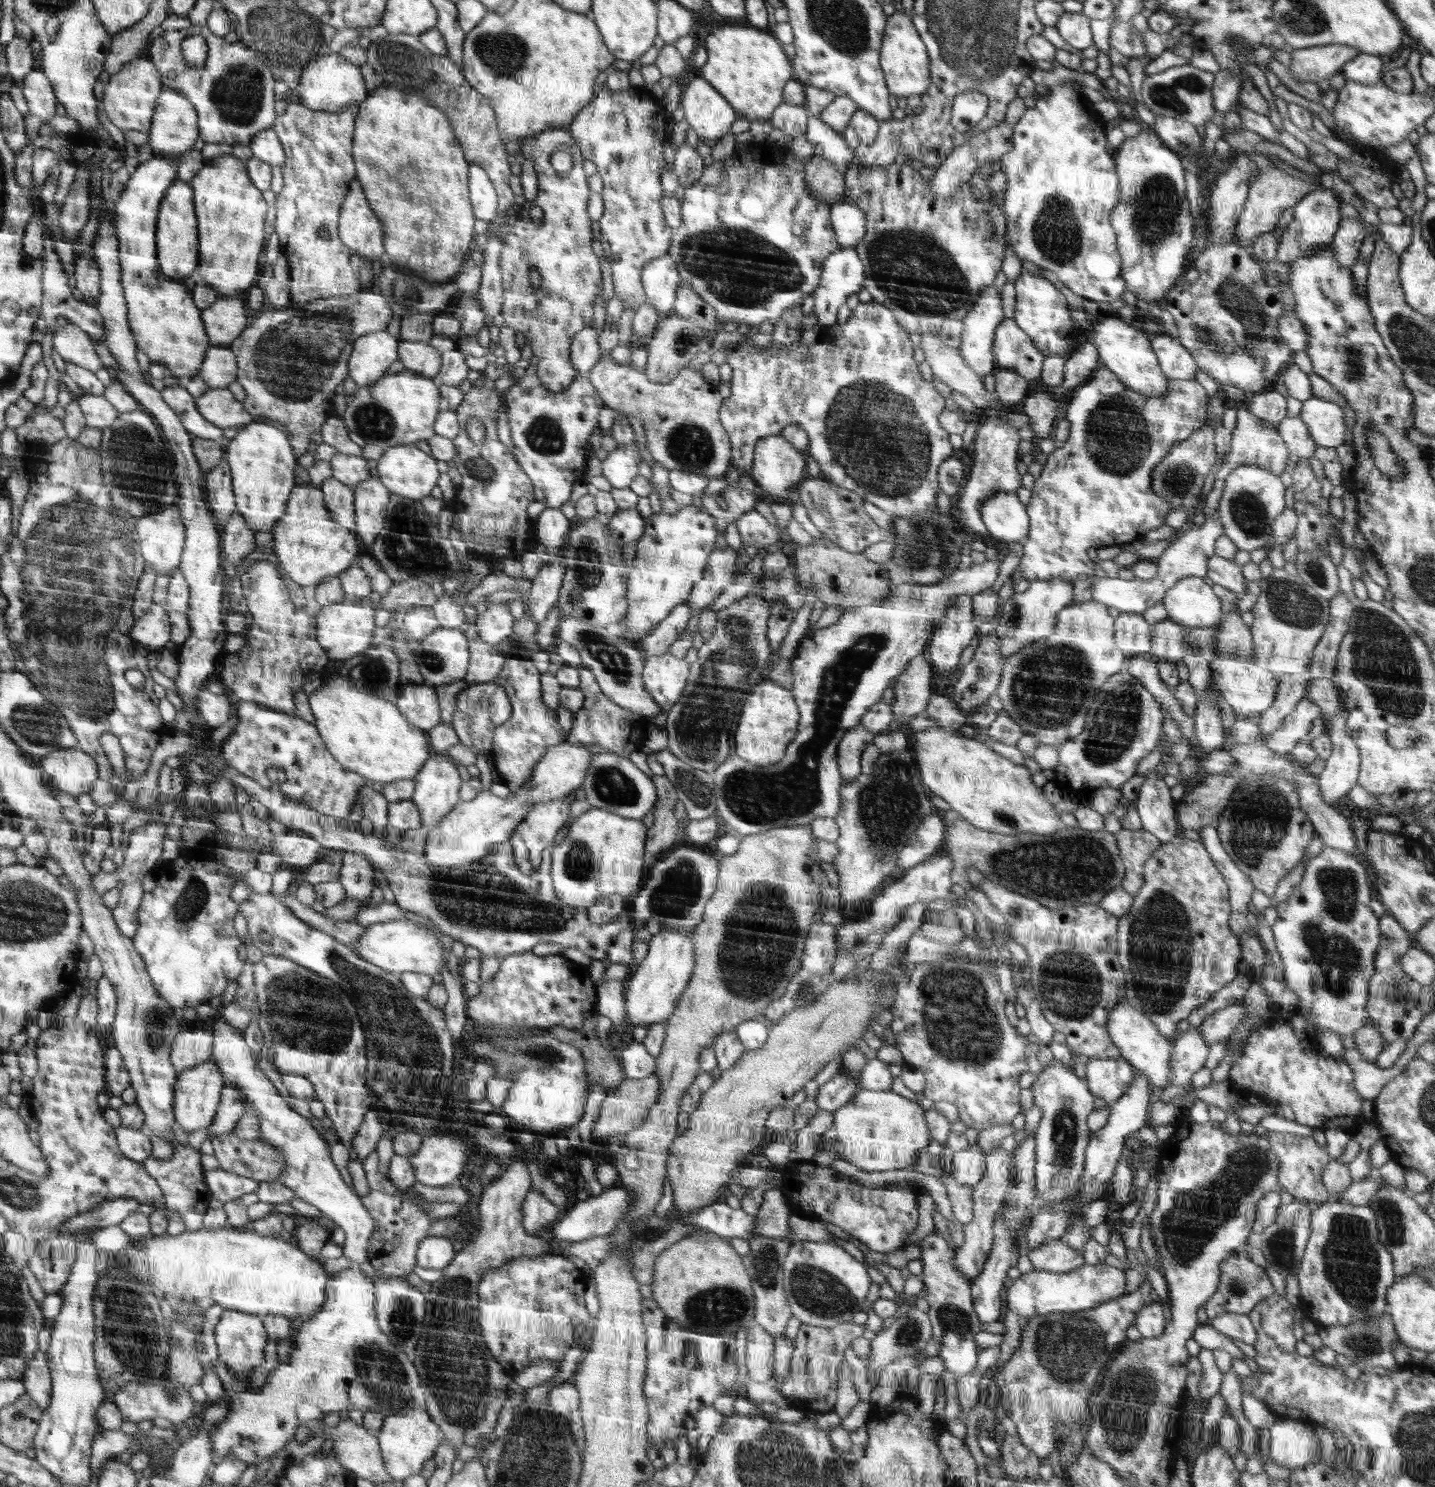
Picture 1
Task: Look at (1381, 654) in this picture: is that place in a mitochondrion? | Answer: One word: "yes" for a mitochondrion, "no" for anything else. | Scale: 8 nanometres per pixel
yes

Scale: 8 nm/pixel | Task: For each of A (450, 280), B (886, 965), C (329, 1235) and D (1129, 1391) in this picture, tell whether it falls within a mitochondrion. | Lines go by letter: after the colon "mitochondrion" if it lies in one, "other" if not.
A: other
B: other
C: other
D: mitochondrion

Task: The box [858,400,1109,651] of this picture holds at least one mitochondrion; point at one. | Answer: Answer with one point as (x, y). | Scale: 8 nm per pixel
(917, 544)

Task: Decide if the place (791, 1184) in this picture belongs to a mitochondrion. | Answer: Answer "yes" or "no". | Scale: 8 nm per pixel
no

